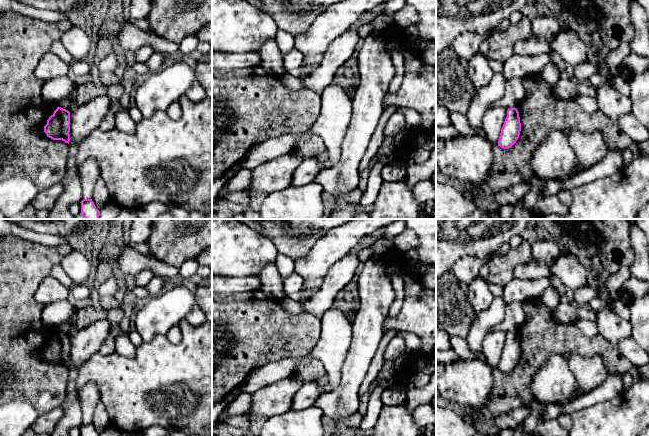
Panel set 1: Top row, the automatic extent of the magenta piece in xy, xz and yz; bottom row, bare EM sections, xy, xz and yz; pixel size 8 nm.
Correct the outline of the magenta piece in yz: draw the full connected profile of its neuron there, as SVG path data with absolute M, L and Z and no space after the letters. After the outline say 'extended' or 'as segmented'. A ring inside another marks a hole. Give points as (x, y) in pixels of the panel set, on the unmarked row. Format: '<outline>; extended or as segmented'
M517 332L507 334L507 341L498 364L498 370L503 373L511 372L519 362L521 347Z; as segmented

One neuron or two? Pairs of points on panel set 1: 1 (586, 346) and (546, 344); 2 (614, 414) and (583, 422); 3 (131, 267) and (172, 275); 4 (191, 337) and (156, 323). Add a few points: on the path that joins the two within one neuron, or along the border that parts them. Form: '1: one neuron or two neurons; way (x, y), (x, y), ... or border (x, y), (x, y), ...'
1: one neuron; way (576, 344), (556, 344)
2: one neuron; way (606, 422), (591, 422)
3: one neuron; way (141, 265), (155, 265), (162, 269)
4: two neurons; border (165, 334), (157, 334), (152, 339), (143, 342)

